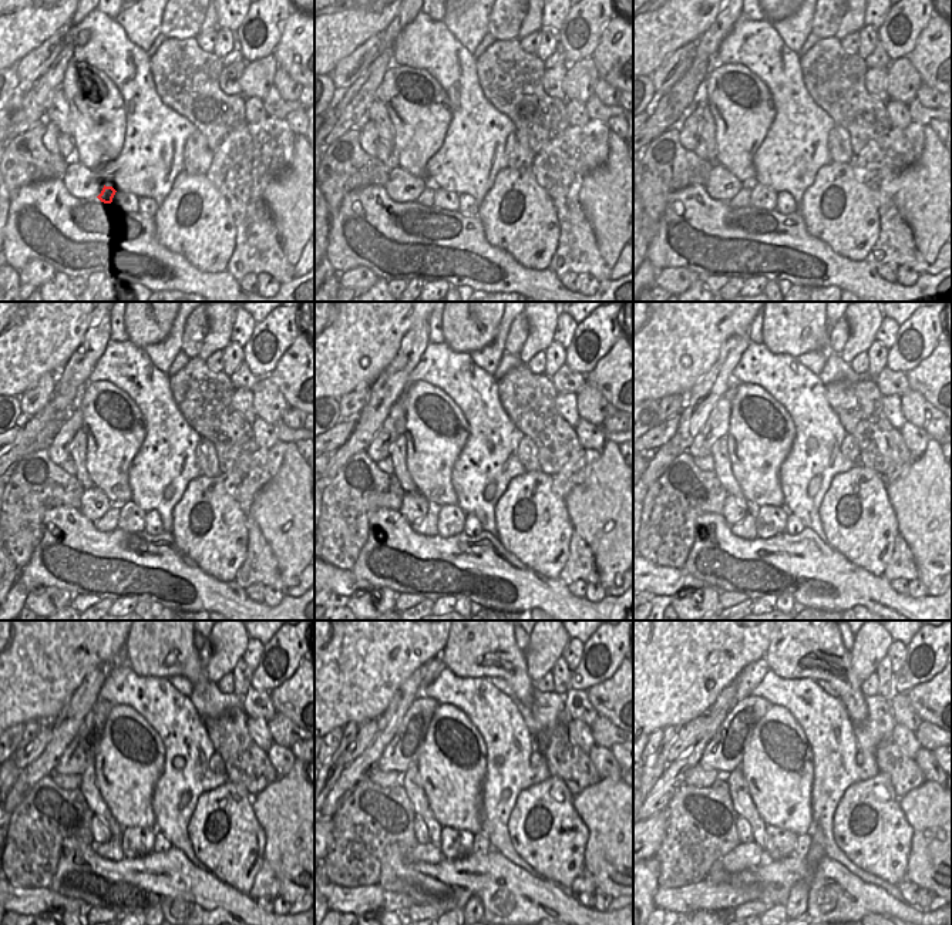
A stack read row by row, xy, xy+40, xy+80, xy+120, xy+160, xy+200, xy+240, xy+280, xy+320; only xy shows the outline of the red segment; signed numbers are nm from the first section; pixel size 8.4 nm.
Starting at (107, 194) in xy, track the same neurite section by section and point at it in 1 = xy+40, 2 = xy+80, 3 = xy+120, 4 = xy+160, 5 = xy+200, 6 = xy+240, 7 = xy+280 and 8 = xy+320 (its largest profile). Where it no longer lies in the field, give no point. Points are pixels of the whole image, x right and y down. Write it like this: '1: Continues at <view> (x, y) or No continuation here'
1: Continues at xy+40 (426, 197)
2: Continues at xy+80 (743, 197)
3: Continues at xy+120 (110, 521)
4: Continues at xy+160 (427, 525)
5: Continues at xy+200 (746, 530)
6: Continues at xy+240 (113, 850)
7: Continues at xy+280 (429, 853)
8: Continues at xy+320 (743, 857).

